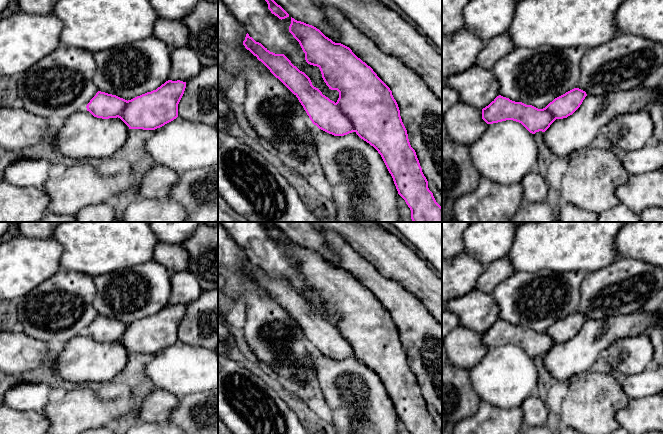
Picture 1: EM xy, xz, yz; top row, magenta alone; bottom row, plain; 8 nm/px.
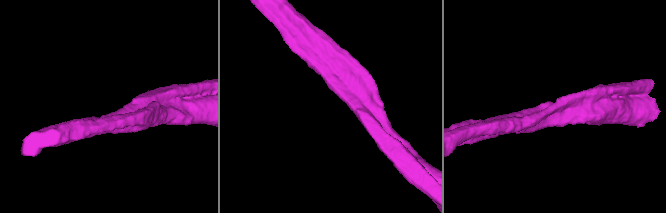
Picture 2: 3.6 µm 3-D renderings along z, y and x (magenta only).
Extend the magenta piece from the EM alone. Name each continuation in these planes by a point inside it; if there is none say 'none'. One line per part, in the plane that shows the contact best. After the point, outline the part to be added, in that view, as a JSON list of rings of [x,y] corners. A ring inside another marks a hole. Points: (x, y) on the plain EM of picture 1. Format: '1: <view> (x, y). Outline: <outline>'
none

